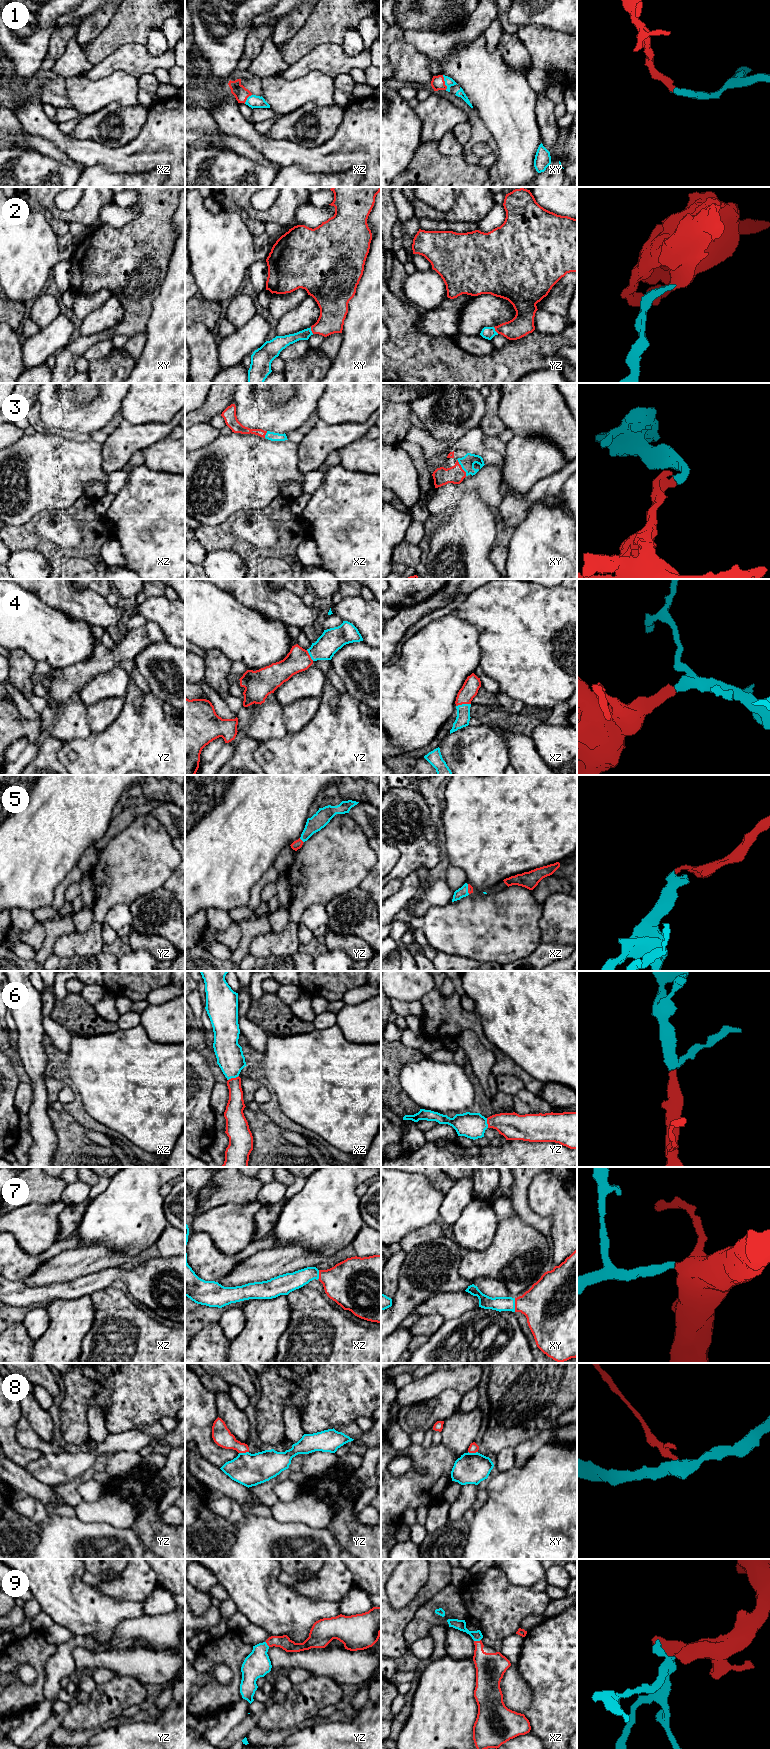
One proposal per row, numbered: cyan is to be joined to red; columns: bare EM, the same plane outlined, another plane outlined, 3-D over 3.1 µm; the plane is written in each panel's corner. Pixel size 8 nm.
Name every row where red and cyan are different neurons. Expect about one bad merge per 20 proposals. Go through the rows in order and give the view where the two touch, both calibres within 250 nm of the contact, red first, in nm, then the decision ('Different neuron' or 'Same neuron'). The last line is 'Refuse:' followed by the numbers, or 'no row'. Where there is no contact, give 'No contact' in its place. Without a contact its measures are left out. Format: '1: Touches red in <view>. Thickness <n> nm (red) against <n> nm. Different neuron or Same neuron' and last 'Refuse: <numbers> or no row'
1: Touches red in xy. Thickness 110 nm (red) against 70 nm. Same neuron
2: Touches red in xy. Thickness 220 nm (red) against 100 nm. Same neuron
3: Touches red in xy. Thickness 140 nm (red) against 120 nm. Same neuron
4: Touches red in xz. Thickness 140 nm (red) against 110 nm. Same neuron
5: Touches red in yz. Thickness 70 nm (red) against 130 nm. Same neuron
6: Touches red in xz. Thickness 140 nm (red) against 220 nm. Same neuron
7: Touches red in xy. Thickness 380 nm (red) against 110 nm. Same neuron
8: Touches red in yz. Thickness 150 nm (red) against 260 nm. Same neuron
9: Touches red in xz. Thickness 240 nm (red) against 80 nm. Same neuron
Refuse: no row

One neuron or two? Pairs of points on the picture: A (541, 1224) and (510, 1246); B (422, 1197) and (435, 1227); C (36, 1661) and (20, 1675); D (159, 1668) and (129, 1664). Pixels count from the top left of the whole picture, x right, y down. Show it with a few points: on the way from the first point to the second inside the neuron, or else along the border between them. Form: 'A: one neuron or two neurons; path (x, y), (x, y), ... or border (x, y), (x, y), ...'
A: two neurons; border (516, 1213), (545, 1236)
B: two neurons; border (438, 1220), (412, 1231)
C: two neurons; border (10, 1672), (29, 1663), (36, 1678)
D: one neuron; path (152, 1667), (145, 1664), (136, 1664)

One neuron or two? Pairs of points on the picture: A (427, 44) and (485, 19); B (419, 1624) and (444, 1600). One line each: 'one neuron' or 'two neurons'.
A: one neuron
B: one neuron

